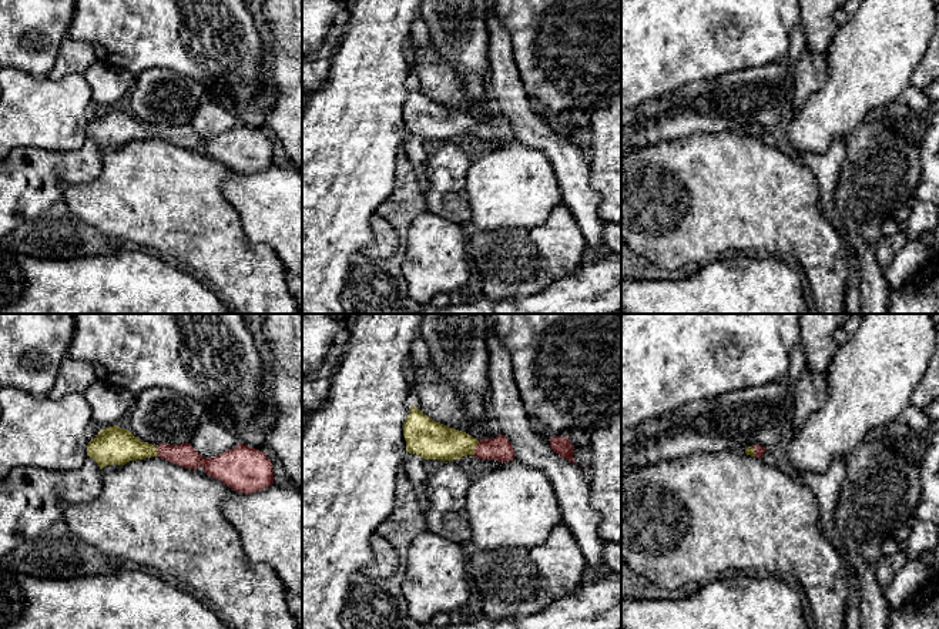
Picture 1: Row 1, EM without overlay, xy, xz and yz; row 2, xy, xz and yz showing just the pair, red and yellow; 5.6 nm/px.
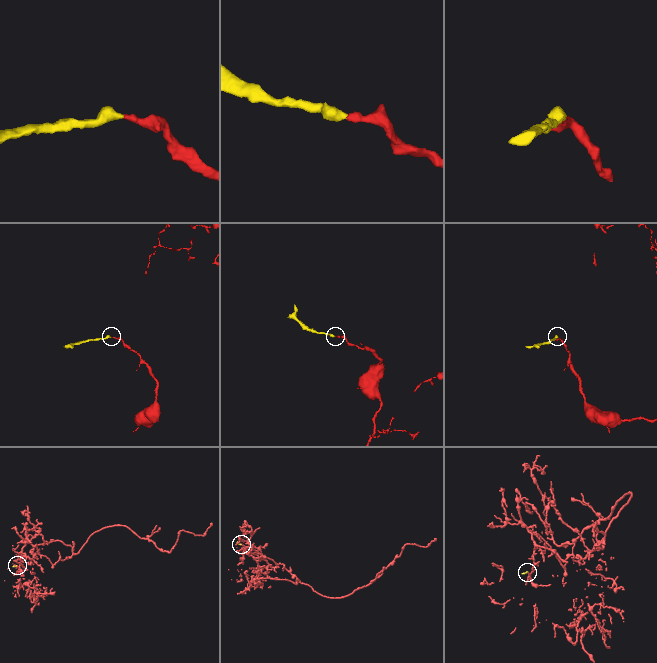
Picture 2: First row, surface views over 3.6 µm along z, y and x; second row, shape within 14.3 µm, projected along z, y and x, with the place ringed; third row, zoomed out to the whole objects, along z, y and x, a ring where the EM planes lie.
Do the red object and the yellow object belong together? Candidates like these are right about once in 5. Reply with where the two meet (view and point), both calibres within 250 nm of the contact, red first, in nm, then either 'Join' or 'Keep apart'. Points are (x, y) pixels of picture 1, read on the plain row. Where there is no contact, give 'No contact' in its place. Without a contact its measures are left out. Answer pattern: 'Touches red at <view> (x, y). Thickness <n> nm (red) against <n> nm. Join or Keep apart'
Touches red at xz (476, 129). Thickness 140 nm (red) against 200 nm. Join

